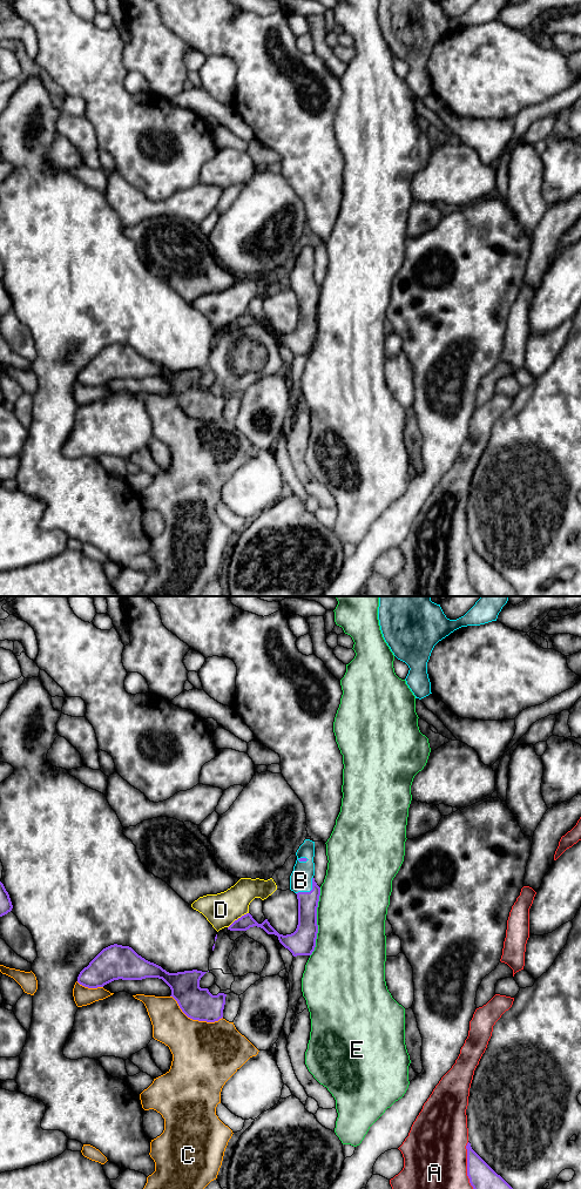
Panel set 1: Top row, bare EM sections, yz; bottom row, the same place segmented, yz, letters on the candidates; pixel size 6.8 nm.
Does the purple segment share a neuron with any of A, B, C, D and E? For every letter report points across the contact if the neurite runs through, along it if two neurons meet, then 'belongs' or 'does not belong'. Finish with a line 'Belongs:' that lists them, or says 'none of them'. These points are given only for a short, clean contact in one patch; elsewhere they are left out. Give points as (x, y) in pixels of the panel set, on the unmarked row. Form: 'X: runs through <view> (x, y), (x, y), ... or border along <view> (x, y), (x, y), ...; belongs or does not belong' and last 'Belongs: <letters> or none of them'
A: does not belong
B: runs through yz (308, 301), (310, 290), (301, 279); belongs
C: does not belong
D: does not belong
E: does not belong
Belongs: B

